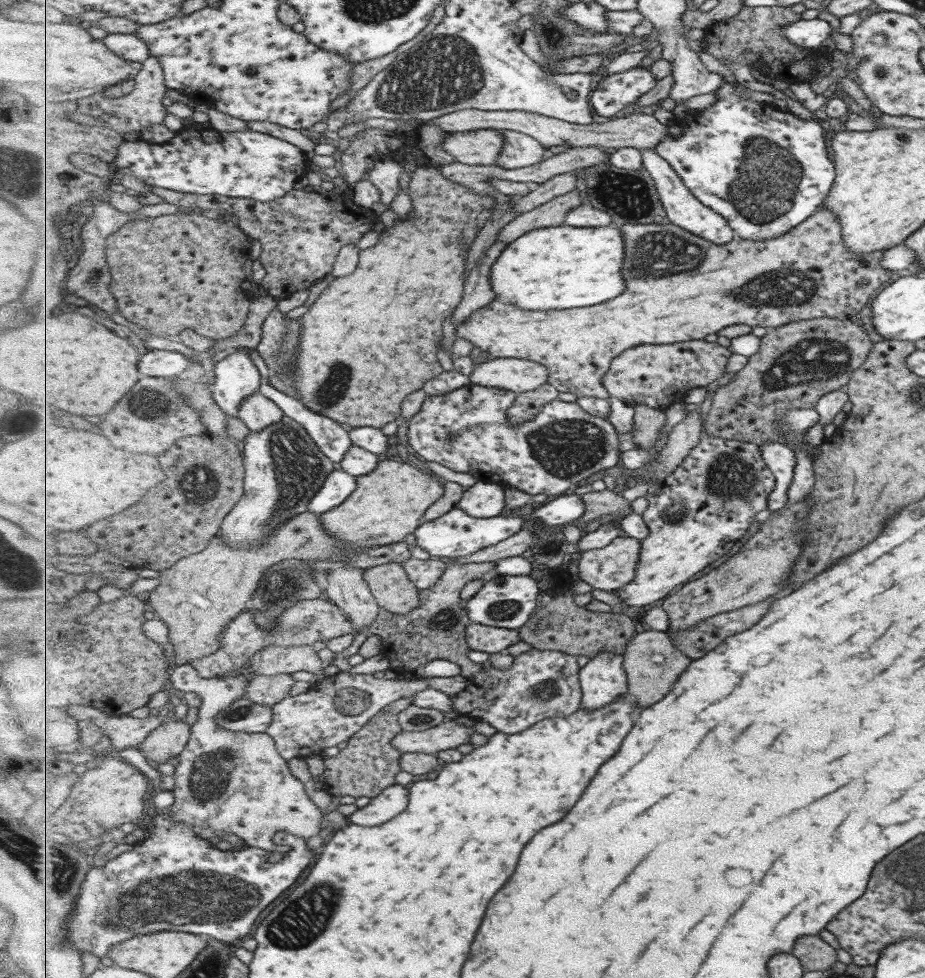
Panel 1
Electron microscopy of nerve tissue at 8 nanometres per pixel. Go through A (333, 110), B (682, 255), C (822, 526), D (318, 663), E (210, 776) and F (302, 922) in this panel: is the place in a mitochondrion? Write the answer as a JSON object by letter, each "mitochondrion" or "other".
{"A":"other","B":"mitochondrion","C":"mitochondrion","D":"other","E":"mitochondrion","F":"mitochondrion"}

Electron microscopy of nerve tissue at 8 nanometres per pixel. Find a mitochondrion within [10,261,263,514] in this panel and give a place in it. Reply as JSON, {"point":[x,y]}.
{"point":[199,482]}

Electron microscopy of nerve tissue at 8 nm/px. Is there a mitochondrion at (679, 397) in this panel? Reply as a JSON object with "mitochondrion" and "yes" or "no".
{"mitochondrion":"no"}

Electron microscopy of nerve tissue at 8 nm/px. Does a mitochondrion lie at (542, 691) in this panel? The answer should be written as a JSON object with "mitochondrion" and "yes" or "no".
{"mitochondrion":"yes"}

